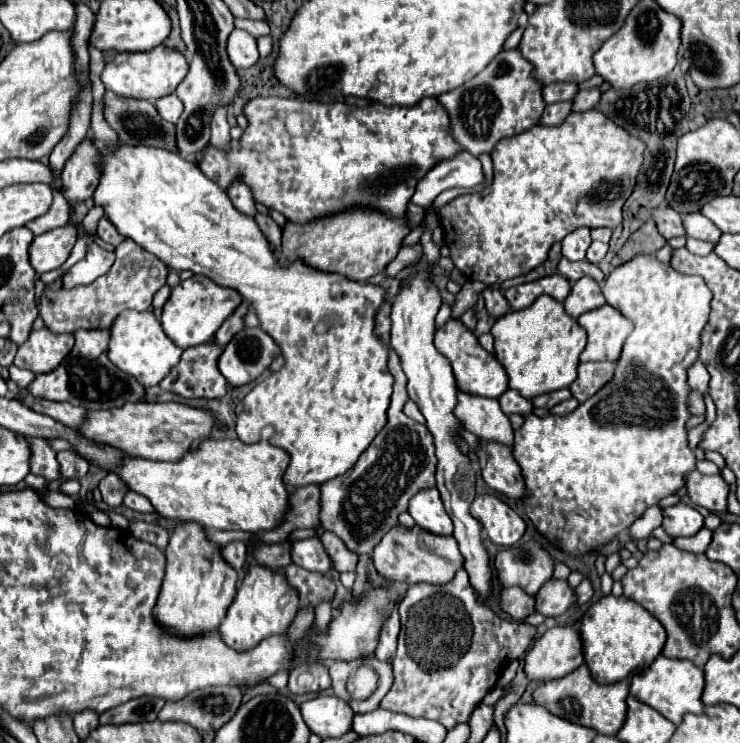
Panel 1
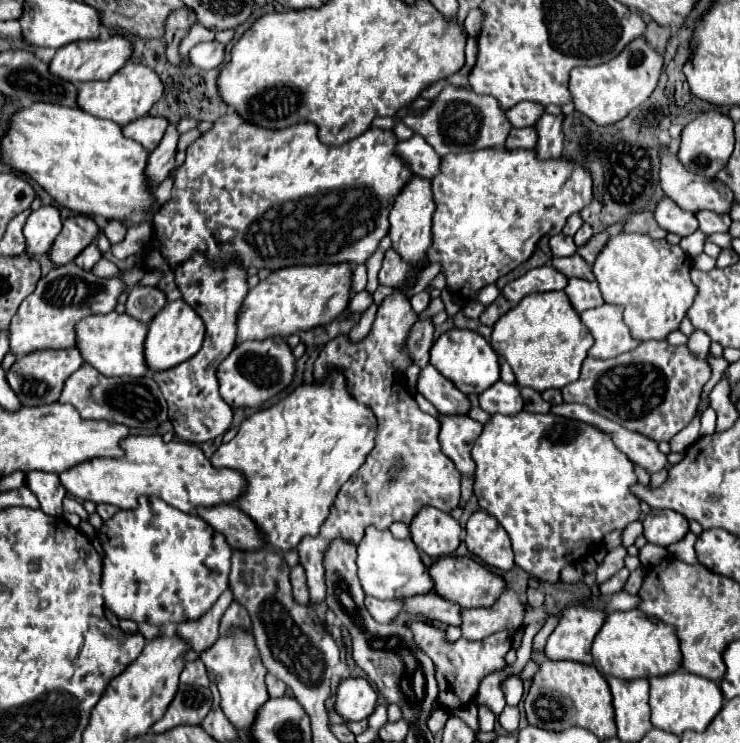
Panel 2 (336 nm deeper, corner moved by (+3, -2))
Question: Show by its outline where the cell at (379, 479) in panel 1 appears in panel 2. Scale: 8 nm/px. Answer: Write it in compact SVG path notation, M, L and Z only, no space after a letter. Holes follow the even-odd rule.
M390 294L382 300L376 320L368 336L360 342L352 342L348 336L336 336L320 352L314 364L314 378L326 376L328 366L338 366L346 374L348 388L356 400L368 404L378 418L378 434L374 450L360 466L356 476L344 484L330 508L328 520L322 524L318 536L306 536L298 544L300 564L308 576L310 602L322 602L326 596L326 570L324 554L338 538L358 546L368 526L386 530L392 522L406 522L422 506L436 506L444 512L452 512L460 502L460 474L452 460L442 454L438 434L440 422L424 414L414 396L406 388L406 368L412 364L410 354L404 348L410 328L418 320L410 306L410 300L402 294Z

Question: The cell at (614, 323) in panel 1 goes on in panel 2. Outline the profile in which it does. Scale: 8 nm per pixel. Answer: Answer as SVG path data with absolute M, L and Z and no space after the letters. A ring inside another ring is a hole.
M602 304L580 314L582 322L594 336L594 346L588 350L588 356L606 360L638 346L638 342L630 336L630 328L622 320L622 310L624 308L620 306Z

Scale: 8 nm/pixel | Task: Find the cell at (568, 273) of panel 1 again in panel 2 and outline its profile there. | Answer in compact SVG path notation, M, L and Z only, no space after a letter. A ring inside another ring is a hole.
M572 254L572 256L566 256L566 258L552 258L552 266L568 278L576 276L576 278L584 278L584 280L590 280L590 282L596 280L592 268L586 264L586 260L580 254Z

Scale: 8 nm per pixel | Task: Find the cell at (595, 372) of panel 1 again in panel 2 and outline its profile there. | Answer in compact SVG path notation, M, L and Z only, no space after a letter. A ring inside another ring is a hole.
M652 340L616 358L596 360L588 356L580 378L564 386L562 396L564 402L586 404L600 416L660 442L670 440L690 424L700 404L700 392L710 376L710 364L694 358L686 346Z

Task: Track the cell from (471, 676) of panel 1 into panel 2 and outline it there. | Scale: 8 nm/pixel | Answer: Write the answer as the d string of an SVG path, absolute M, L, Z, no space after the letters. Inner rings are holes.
M412 620L410 630L414 634L414 642L416 646L430 656L430 660L434 662L434 670L436 670L436 680L438 680L438 704L444 710L456 710L456 708L464 708L470 704L470 700L476 696L478 684L480 680L490 674L492 670L504 668L504 654L512 648L512 634L510 632L498 632L498 636L488 636L488 640L468 640L468 638L460 638L454 642L448 642L444 638L444 630L436 628L430 622L422 622L422 620ZM442 676L446 682L446 690L442 692Z

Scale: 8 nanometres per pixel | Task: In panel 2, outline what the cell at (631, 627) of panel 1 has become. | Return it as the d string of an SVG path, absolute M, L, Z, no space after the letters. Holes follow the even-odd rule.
M628 610L628 612L612 612L600 632L596 634L596 640L592 644L592 656L594 656L594 668L604 676L616 676L622 680L634 680L634 678L652 678L676 672L680 668L680 644L678 636L672 626L648 618L640 610Z

